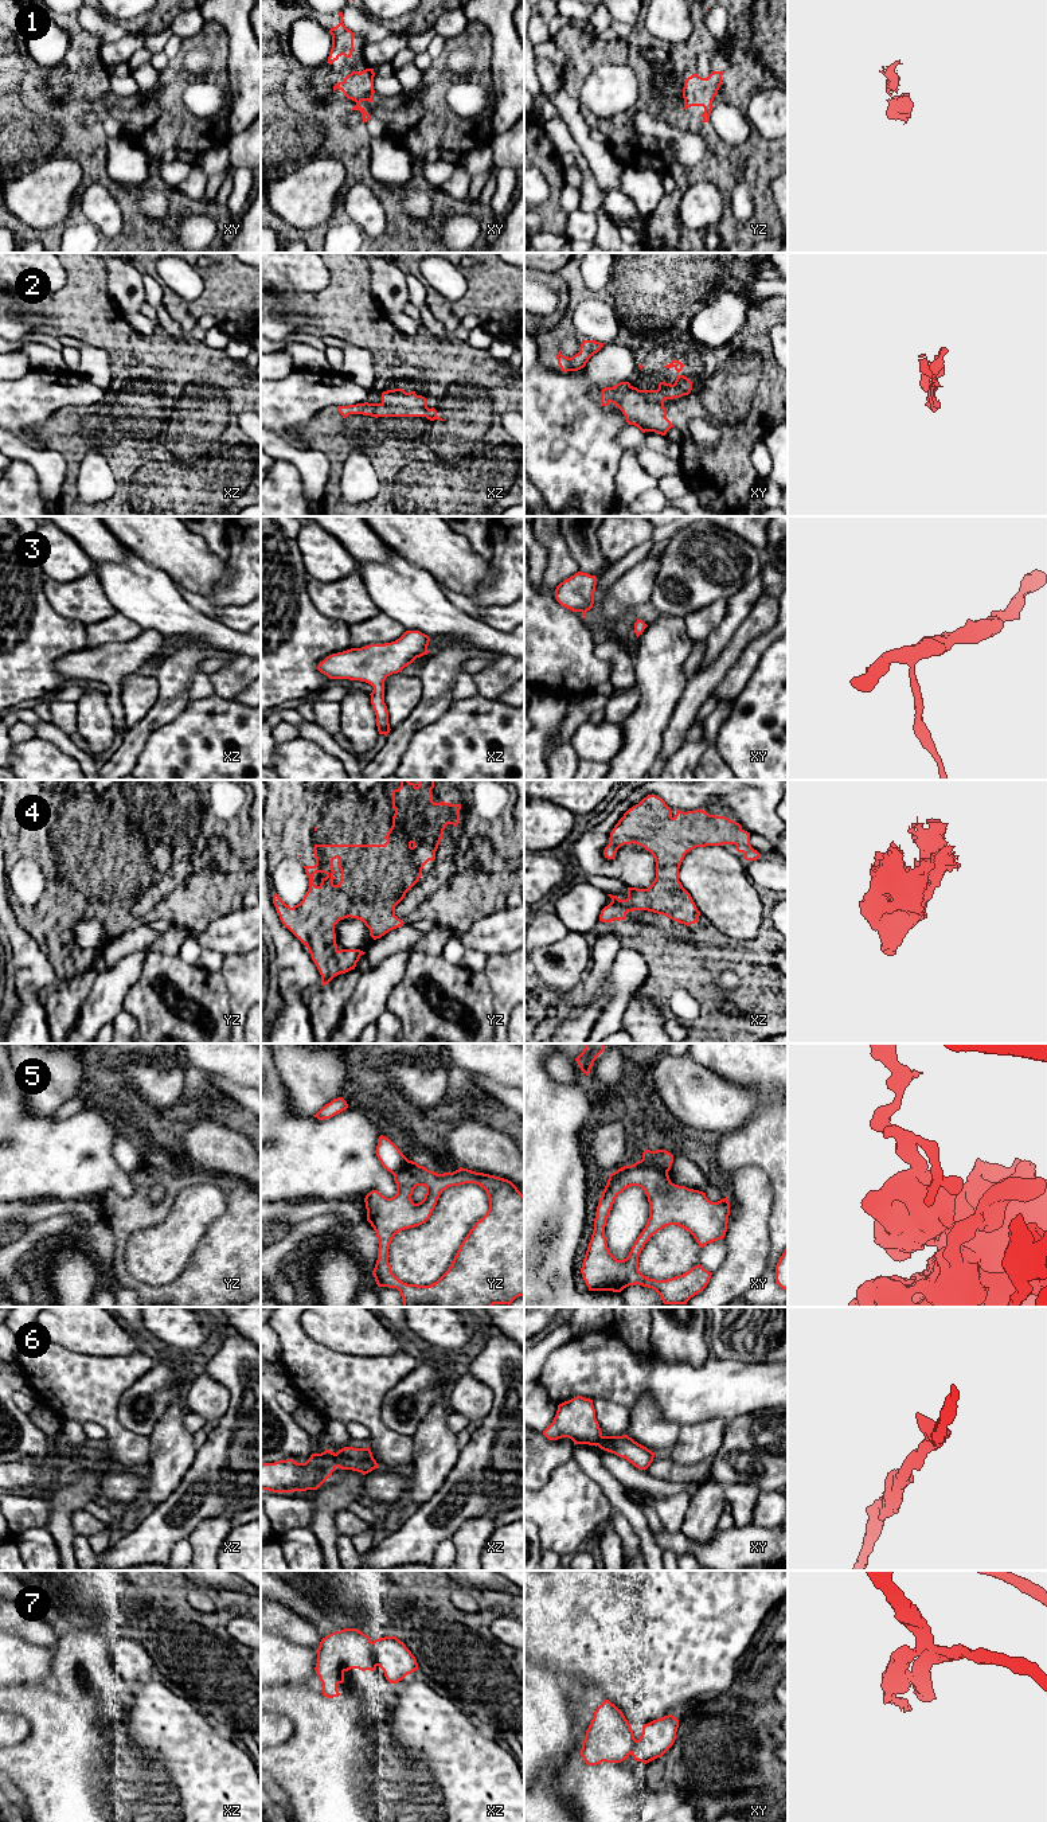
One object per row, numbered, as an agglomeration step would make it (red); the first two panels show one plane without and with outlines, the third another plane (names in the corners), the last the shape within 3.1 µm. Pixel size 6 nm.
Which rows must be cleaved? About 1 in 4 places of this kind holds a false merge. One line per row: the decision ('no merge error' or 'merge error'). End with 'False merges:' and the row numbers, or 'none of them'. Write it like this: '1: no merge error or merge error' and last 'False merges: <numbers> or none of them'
1: no merge error
2: no merge error
3: no merge error
4: no merge error
5: merge error
6: no merge error
7: no merge error
False merges: 5

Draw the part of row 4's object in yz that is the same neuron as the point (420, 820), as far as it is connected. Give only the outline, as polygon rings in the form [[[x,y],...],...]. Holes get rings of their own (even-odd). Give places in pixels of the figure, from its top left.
[[[401,780],[401,787],[392,791],[392,826],[383,836],[384,844],[315,844],[315,866],[304,866],[309,878],[309,889],[302,901],[293,908],[280,896],[273,894],[273,904],[281,922],[309,951],[320,975],[321,986],[335,976],[355,969],[360,949],[337,949],[335,925],[344,918],[358,918],[370,929],[376,940],[392,929],[402,926],[403,920],[395,916],[395,906],[406,893],[419,881],[422,869],[435,859],[435,851],[448,824],[460,823],[461,804],[434,803],[431,789],[434,780],[419,780],[418,784]],[[339,859],[340,882],[333,883],[332,862]]]

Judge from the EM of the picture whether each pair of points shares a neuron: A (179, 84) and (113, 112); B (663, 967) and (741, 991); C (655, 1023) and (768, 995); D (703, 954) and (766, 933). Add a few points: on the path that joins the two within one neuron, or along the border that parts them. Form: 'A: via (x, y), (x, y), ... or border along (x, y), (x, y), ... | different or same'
A: via (163, 100), (147, 116), (129, 116) | same
B: via (687, 971), (710, 971), (715, 966), (735, 967) | same
C: border along (644, 995), (667, 1018) | different
D: via (719, 951), (751, 949) | same

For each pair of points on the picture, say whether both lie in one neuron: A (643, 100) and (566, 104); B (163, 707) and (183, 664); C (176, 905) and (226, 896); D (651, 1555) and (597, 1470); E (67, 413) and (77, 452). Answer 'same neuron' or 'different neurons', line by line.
A: different neurons
B: same neuron
C: same neuron
D: same neuron
E: same neuron

